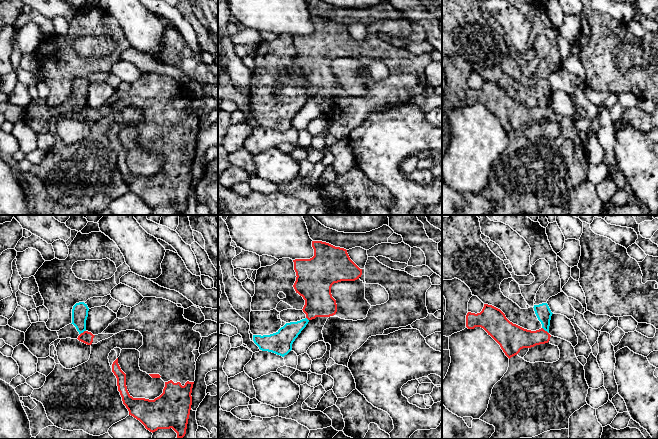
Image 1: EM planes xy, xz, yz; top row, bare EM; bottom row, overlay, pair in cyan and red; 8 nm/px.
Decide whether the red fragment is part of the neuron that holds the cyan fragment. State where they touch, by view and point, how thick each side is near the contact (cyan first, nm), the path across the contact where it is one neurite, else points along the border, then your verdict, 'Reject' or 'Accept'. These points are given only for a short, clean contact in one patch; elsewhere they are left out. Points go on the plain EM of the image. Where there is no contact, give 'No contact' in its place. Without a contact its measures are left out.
Touches cyan at yz (545, 106). Thickness 120 nm (cyan) against 200 nm. Boundary: yz (542, 103), (548, 109). Reject

